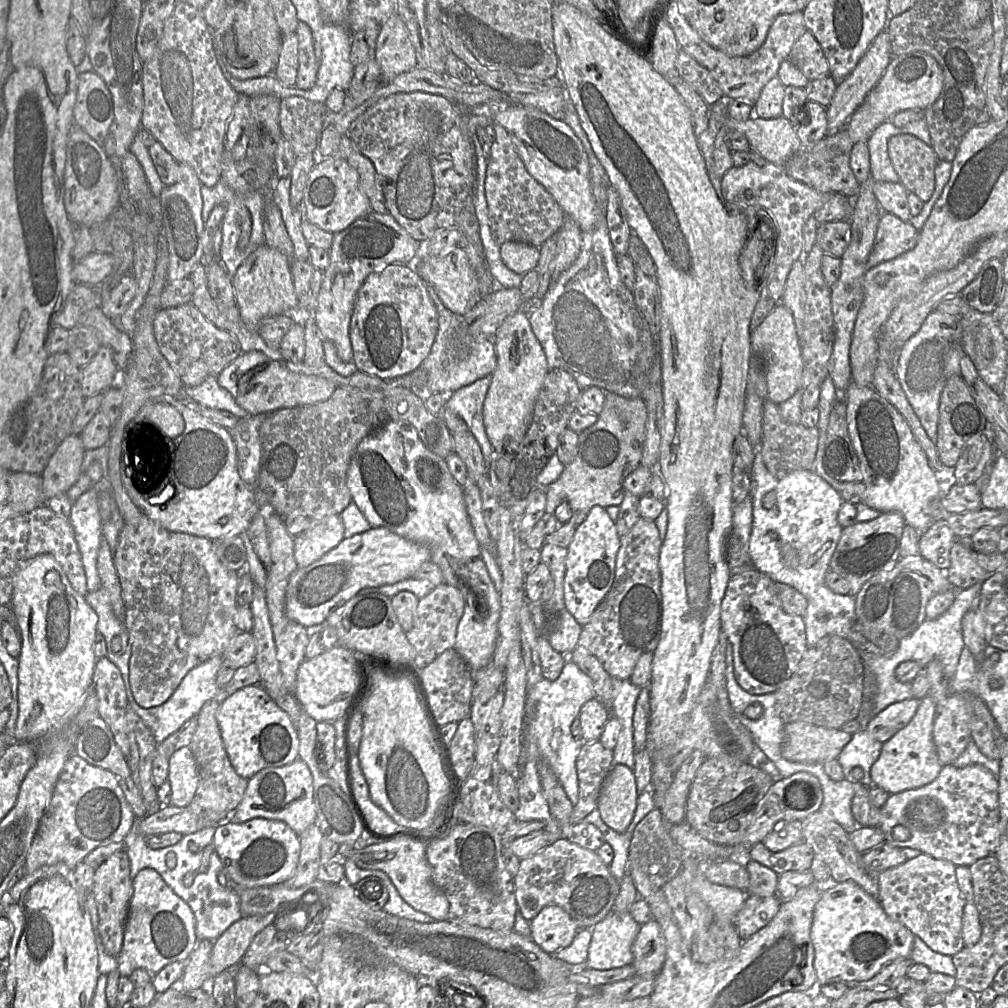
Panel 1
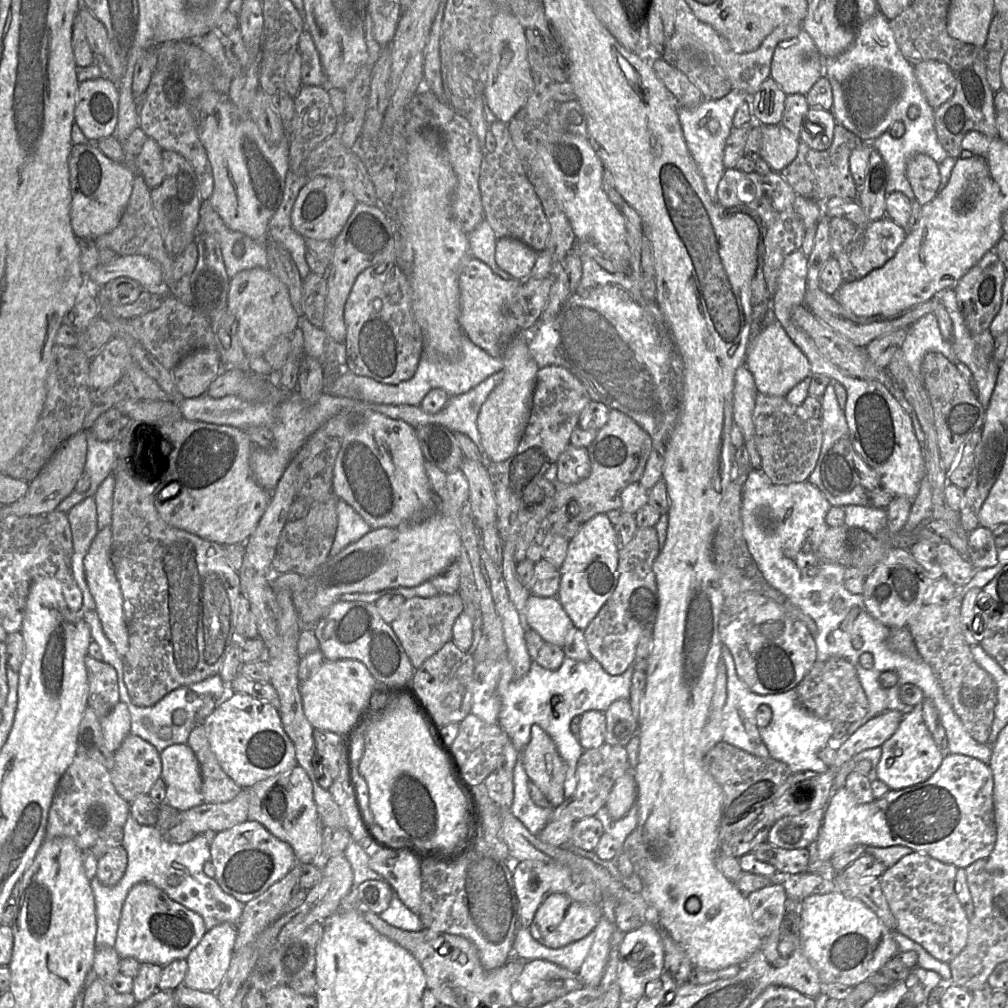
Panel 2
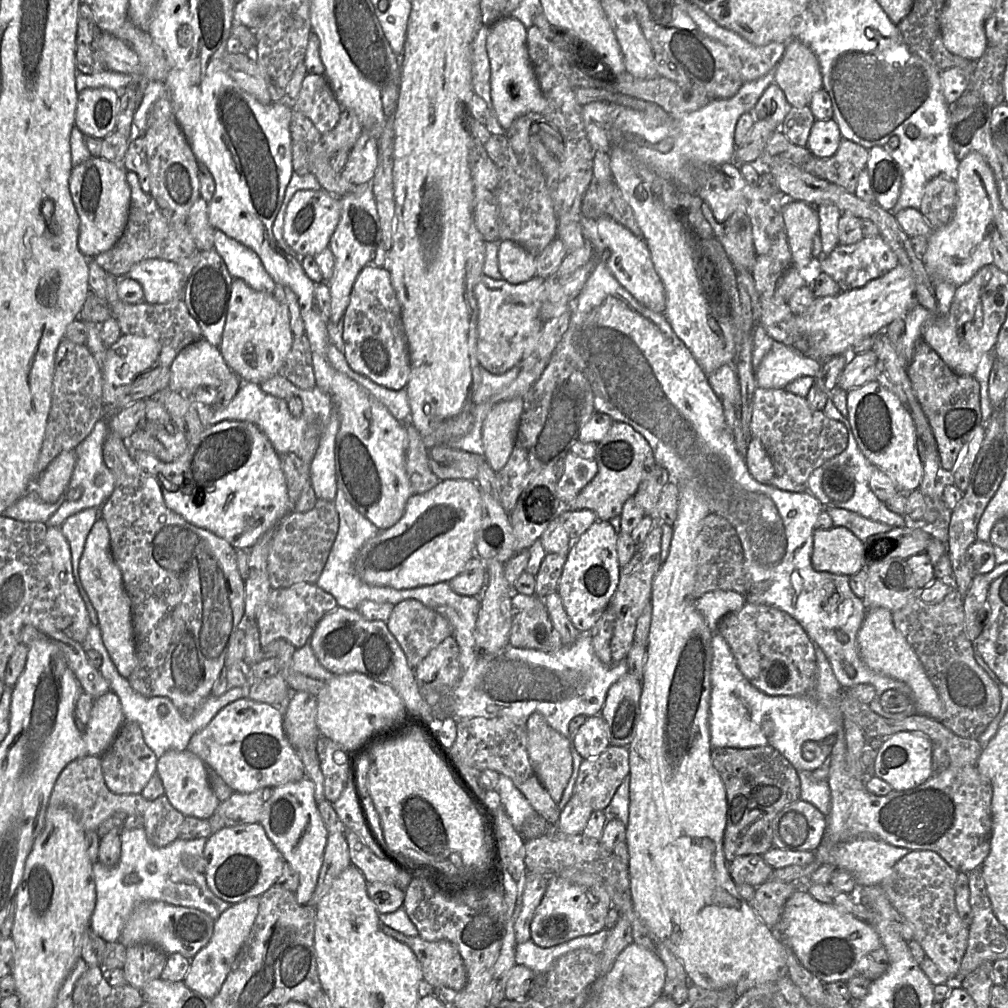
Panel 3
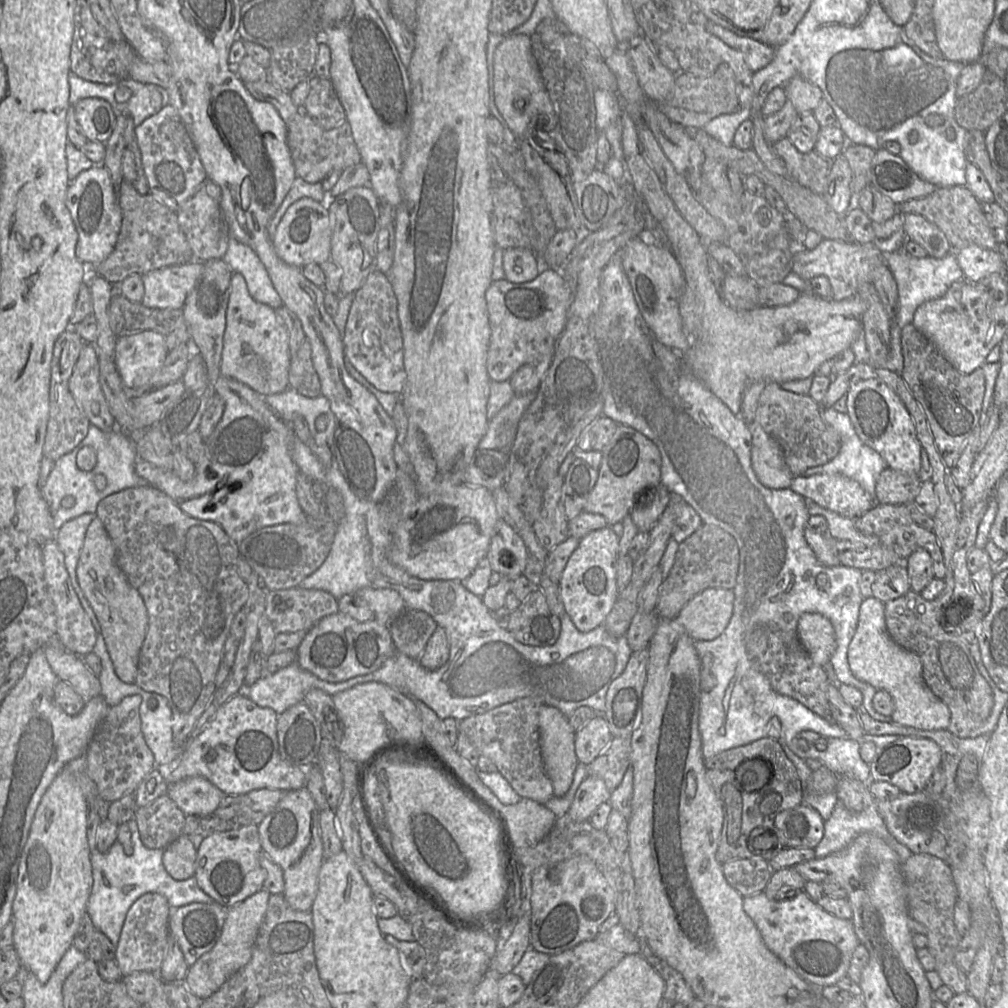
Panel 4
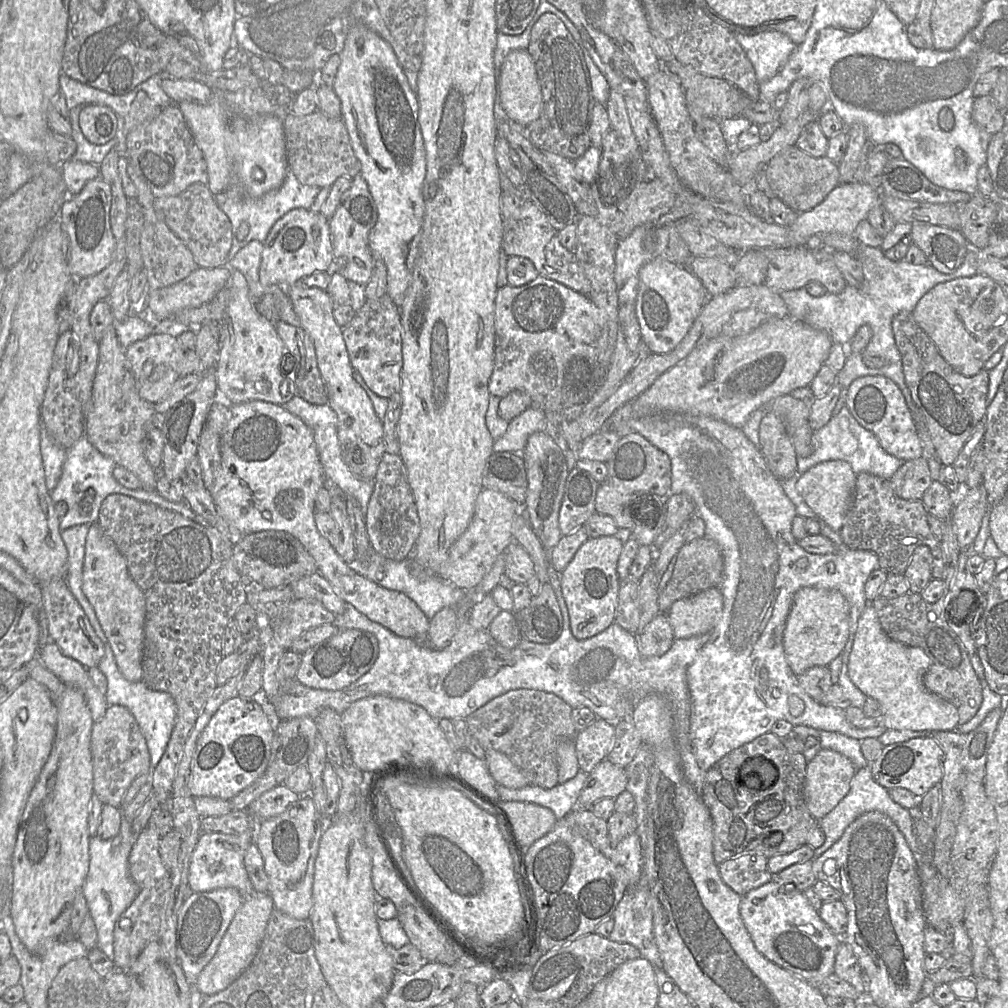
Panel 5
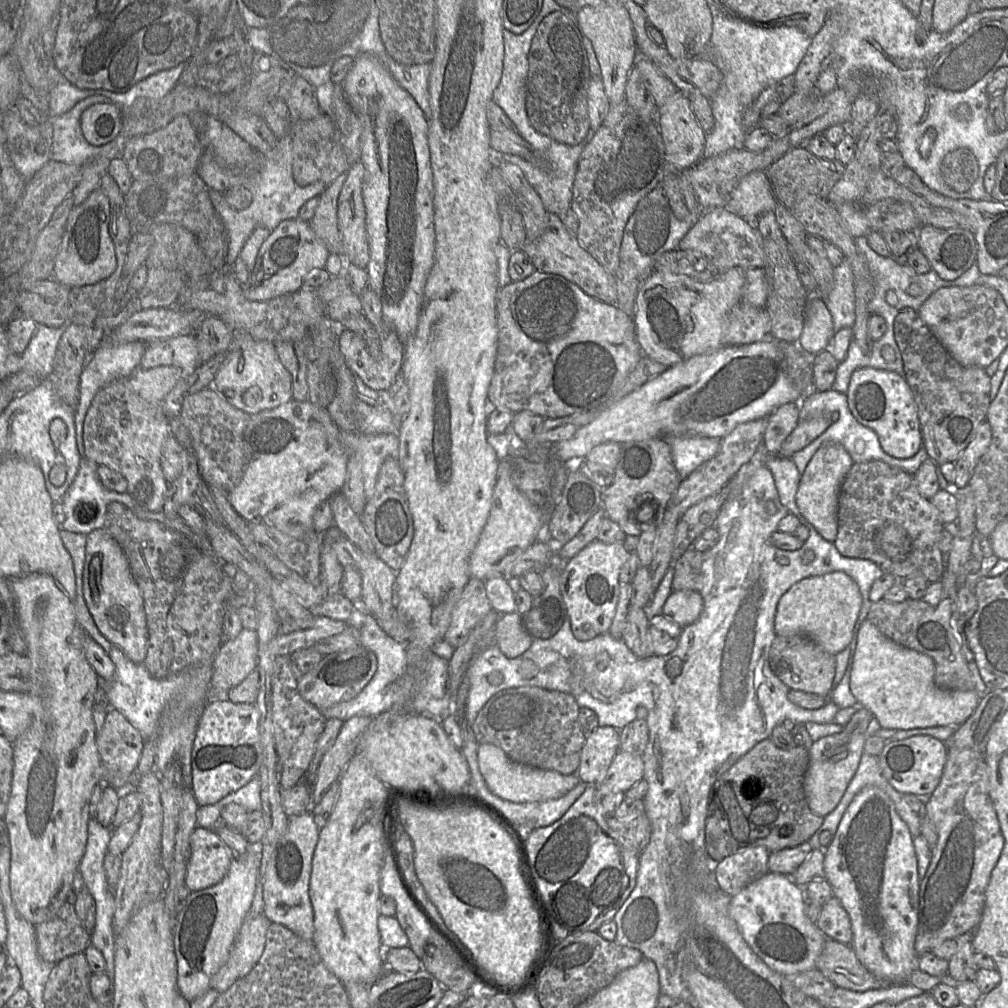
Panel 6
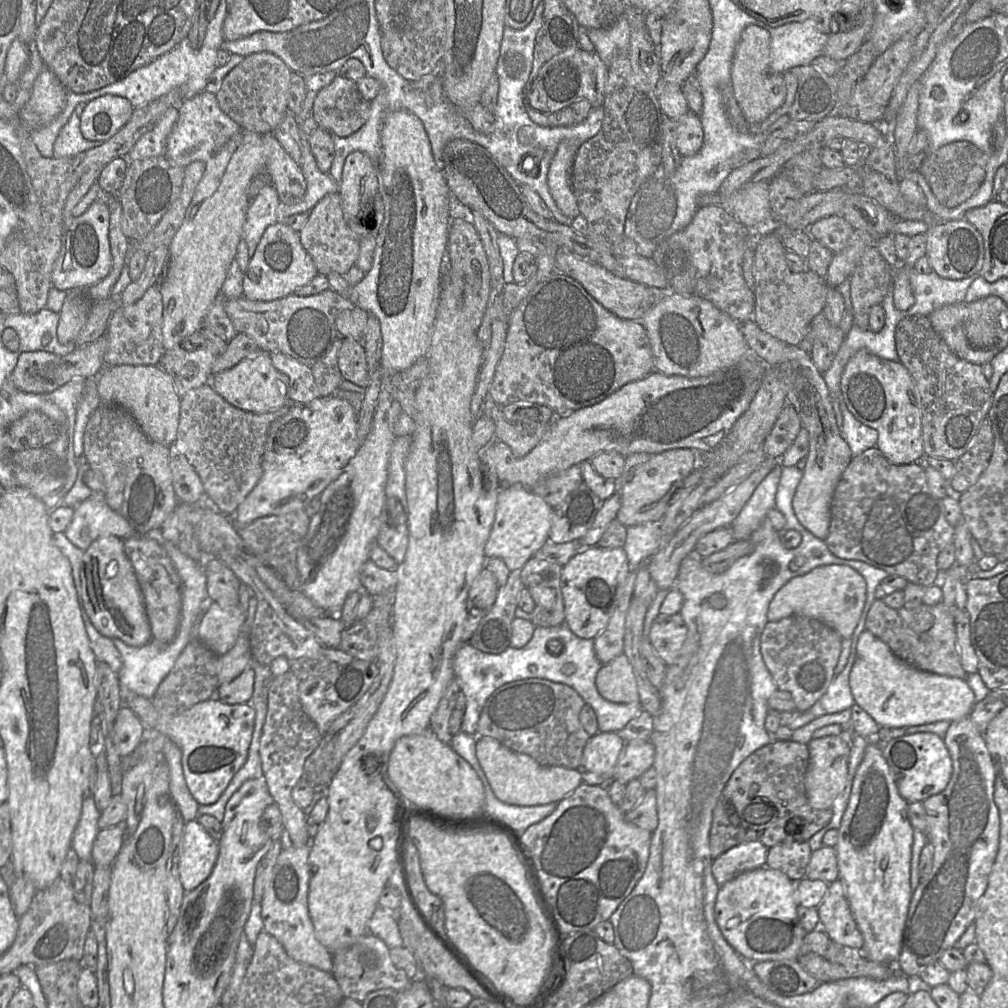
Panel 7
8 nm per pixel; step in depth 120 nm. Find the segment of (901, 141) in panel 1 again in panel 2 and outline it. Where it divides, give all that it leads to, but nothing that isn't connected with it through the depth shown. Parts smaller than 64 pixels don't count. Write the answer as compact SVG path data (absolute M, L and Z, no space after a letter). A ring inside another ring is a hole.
M922 153L911 156L906 165L906 176L921 206L930 203L939 193L938 164L930 156Z

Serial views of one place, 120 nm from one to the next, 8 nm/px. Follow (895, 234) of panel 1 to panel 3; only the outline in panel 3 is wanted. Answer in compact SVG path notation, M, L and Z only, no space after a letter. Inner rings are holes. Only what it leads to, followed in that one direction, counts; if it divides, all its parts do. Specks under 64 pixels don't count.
M879 235L863 237L854 244L839 244L829 255L820 258L816 264L817 270L831 276L838 283L841 291L848 291L865 286L871 280L894 269L899 263L895 253Z

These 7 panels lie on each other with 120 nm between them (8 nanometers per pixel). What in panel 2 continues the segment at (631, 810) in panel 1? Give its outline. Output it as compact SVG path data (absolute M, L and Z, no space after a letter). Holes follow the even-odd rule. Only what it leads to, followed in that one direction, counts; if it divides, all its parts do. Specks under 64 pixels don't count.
M632 772L618 778L613 785L604 805L609 815L619 820L623 818L636 801L636 783Z

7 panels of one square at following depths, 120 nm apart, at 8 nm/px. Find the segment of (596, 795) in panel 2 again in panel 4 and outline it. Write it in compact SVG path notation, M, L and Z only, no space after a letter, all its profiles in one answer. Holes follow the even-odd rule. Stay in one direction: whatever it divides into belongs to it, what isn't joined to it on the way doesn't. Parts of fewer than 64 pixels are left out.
M613 737L607 748L589 765L587 776L601 778L613 792L631 764L631 737Z

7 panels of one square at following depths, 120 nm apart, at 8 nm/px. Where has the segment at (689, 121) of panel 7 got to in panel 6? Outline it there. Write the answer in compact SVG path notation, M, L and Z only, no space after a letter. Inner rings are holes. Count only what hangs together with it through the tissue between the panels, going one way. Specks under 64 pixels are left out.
M678 92L659 107L658 128L664 143L666 161L671 168L684 171L702 160L706 133L698 123L686 94Z

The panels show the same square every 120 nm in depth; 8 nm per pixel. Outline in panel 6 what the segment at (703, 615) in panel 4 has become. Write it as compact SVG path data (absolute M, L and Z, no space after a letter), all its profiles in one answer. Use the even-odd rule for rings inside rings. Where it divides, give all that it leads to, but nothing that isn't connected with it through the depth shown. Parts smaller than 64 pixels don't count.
M678 590L671 592L662 613L683 628L698 620L703 607L703 597L698 591Z

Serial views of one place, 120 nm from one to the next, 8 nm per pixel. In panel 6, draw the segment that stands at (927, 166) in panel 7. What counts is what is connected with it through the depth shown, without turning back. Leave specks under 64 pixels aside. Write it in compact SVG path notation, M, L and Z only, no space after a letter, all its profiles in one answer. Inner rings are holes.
M960 148L948 153L940 165L940 175L944 183L953 191L968 191L979 173L977 160L968 148Z

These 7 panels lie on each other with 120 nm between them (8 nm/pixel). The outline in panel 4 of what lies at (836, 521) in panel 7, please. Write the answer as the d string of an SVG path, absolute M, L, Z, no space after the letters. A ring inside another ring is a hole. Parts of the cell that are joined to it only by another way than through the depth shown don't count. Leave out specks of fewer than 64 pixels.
M876 503L874 507L854 520L855 527L867 535L875 535L880 542L899 555L902 561L907 561L909 556L918 548L926 549L932 559L934 578L944 579L946 568L941 547L933 531L929 531L915 523L907 510L906 505L891 505Z

